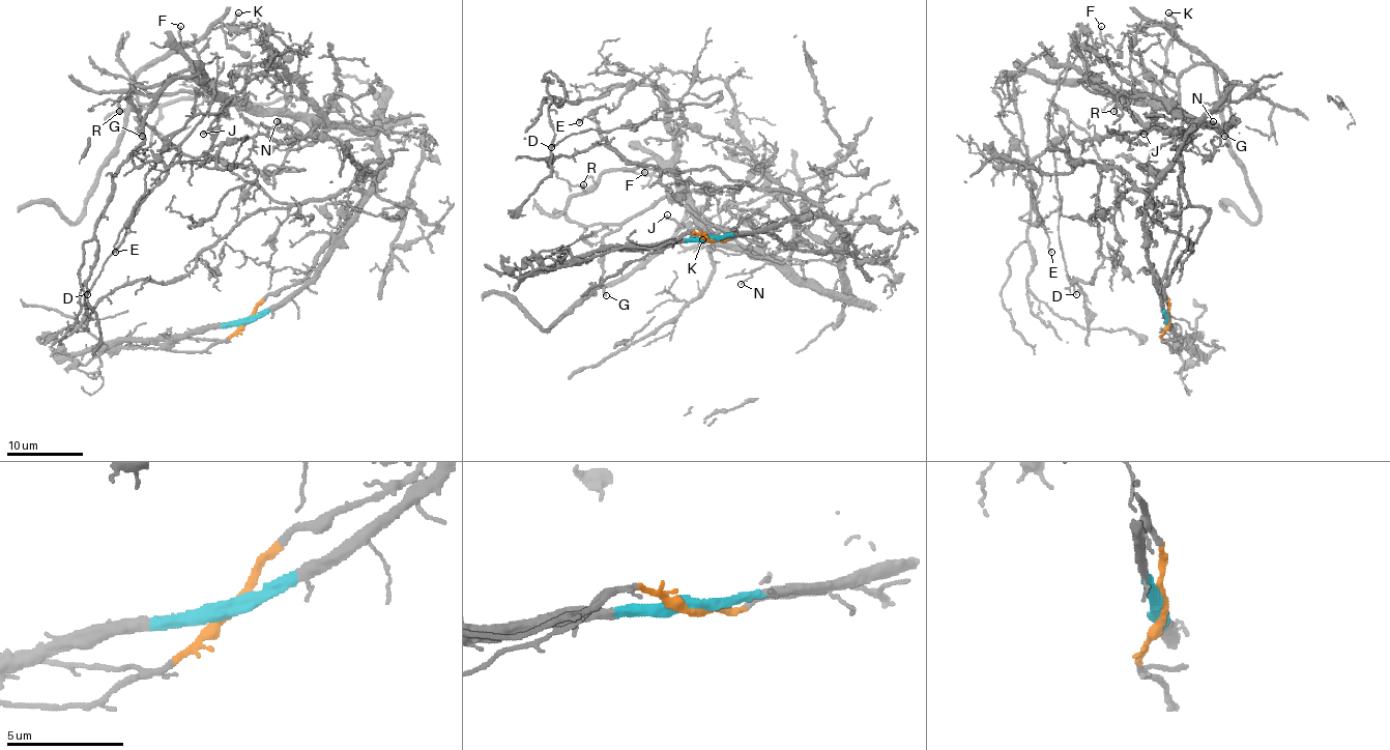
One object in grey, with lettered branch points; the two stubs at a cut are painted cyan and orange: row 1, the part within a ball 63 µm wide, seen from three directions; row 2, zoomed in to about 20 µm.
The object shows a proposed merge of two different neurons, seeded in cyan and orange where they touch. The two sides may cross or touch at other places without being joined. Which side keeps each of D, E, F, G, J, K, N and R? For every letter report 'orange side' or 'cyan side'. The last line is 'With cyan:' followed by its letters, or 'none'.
D: orange side
E: cyan side
F: orange side
G: orange side
J: orange side
K: cyan side
N: orange side
R: orange side
With cyan: E, K

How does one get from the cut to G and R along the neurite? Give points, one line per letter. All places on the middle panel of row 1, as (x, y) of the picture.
G: (711, 239), (765, 231), (800, 251), (827, 251), (737, 251), (683, 197), (663, 195), (603, 239), (606, 296)
R: (711, 239), (765, 231), (800, 251), (827, 251), (737, 251), (652, 160), (604, 171), (585, 192), (583, 183)

